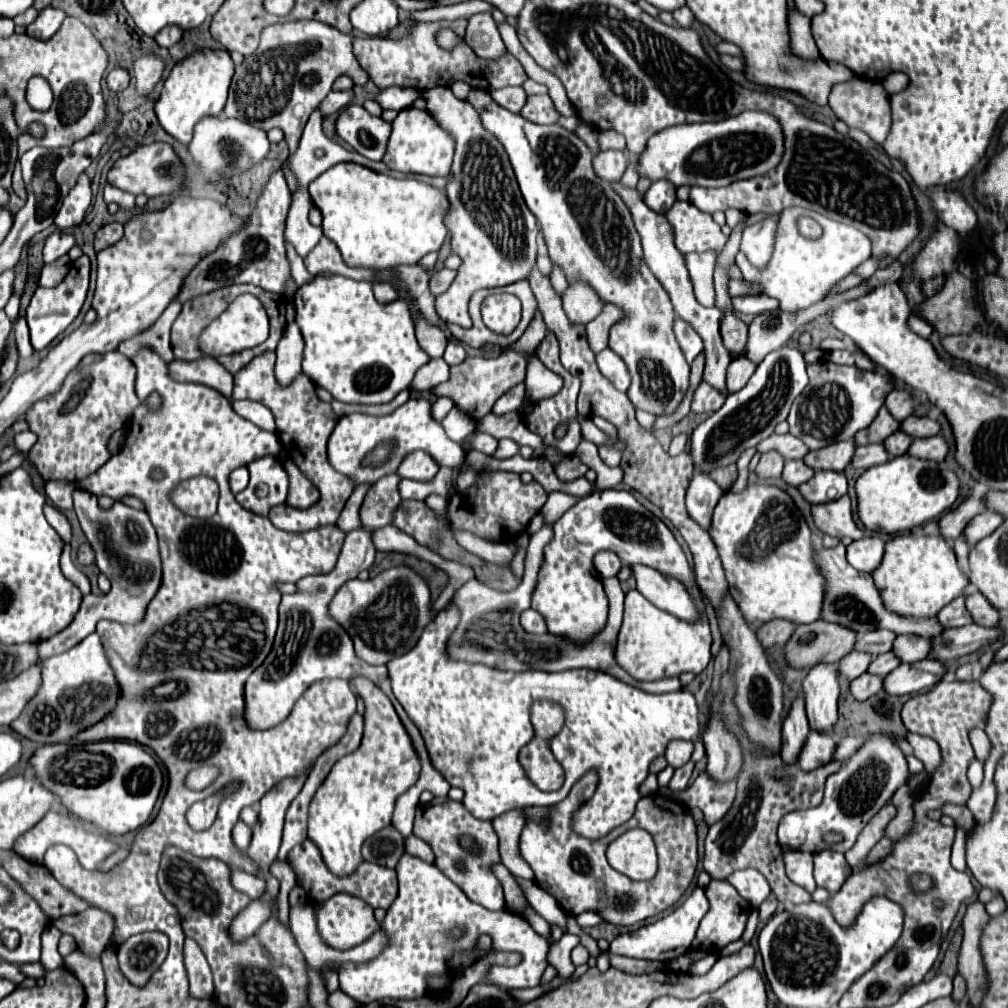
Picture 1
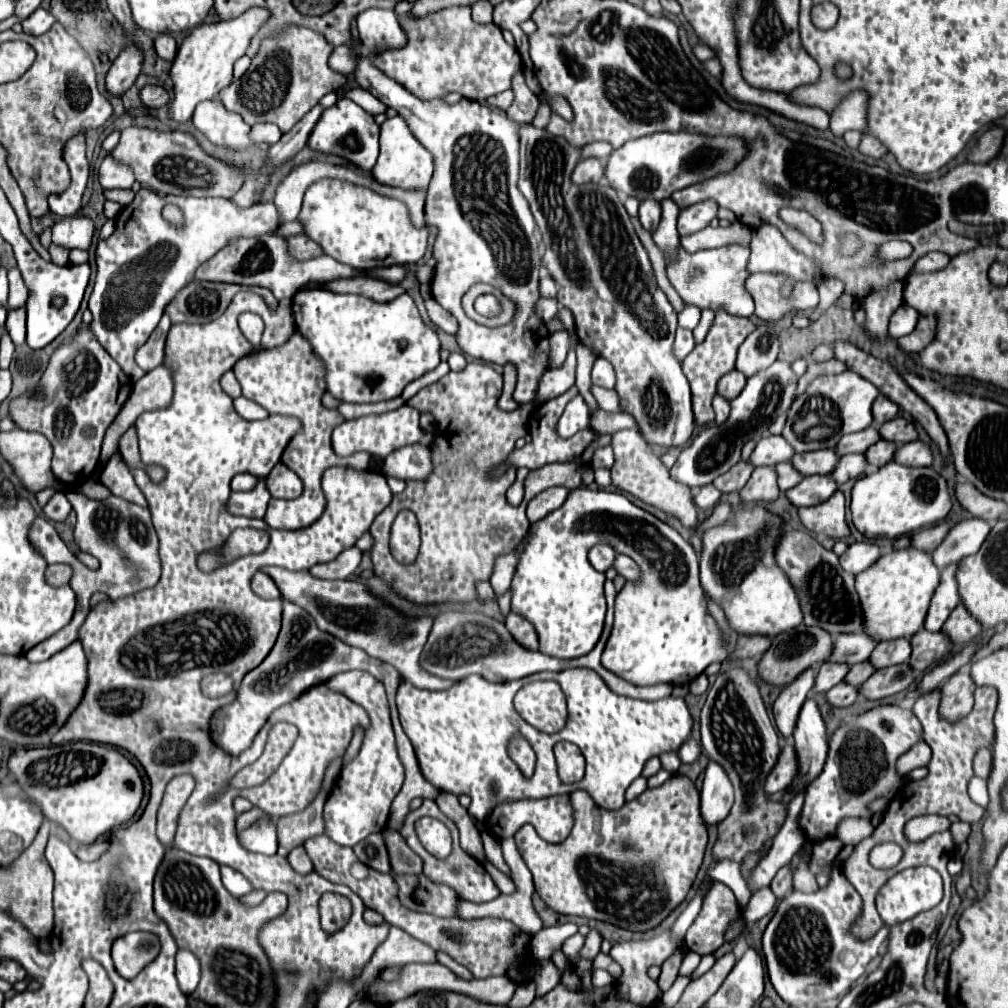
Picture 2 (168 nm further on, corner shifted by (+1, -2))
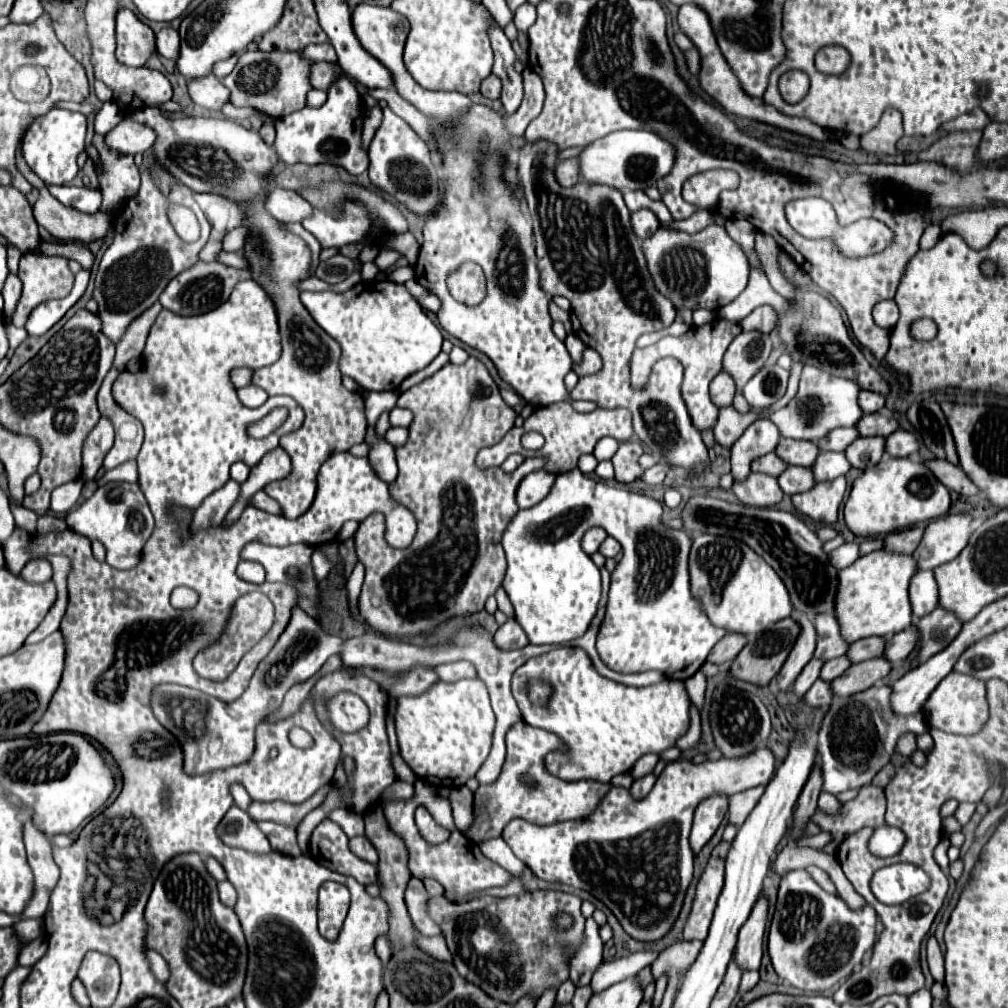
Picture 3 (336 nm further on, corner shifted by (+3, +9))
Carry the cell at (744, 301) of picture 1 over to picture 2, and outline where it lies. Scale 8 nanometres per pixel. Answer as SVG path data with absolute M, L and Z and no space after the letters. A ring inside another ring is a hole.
M730 244L714 250L700 250L696 254L688 254L684 248L680 248L678 260L670 262L666 268L668 280L680 294L680 298L686 304L694 304L700 310L704 308L726 308L728 314L734 316L752 316L754 314L754 300L744 290L746 276L746 262L750 258L750 248L740 244Z

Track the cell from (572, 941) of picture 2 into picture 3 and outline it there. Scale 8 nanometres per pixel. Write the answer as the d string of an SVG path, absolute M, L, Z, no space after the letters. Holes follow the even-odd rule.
M586 919L586 937L569 960L569 977L576 987L590 984L592 976L603 962L604 943L598 935L598 923Z

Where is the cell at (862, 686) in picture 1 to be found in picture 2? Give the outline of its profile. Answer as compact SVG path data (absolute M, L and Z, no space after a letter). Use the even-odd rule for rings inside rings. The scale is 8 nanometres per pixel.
M842 682L836 688L828 690L826 698L828 698L828 702L832 706L850 706L850 704L854 704L860 698L860 688L852 686L848 682Z

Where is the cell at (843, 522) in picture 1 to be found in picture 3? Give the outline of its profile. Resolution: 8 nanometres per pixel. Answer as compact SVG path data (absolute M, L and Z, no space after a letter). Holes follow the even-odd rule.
M838 477L834 481L816 483L808 493L792 495L792 503L796 511L808 515L810 519L832 525L838 519L838 507L842 503L844 491L846 491L846 479Z

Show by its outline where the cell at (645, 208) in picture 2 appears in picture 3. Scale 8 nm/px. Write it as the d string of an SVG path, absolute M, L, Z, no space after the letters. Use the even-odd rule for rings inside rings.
M640 209L640 211L632 213L630 223L632 223L632 229L634 229L636 237L640 237L640 239L650 237L650 235L660 227L660 221L658 221L656 215L654 215L652 211L648 211L648 209Z

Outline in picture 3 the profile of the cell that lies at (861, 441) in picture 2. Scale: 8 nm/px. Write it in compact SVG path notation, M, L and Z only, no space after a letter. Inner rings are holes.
M834 429L828 433L828 437L822 437L816 445L820 451L844 451L854 439L858 437L858 431L852 429Z

